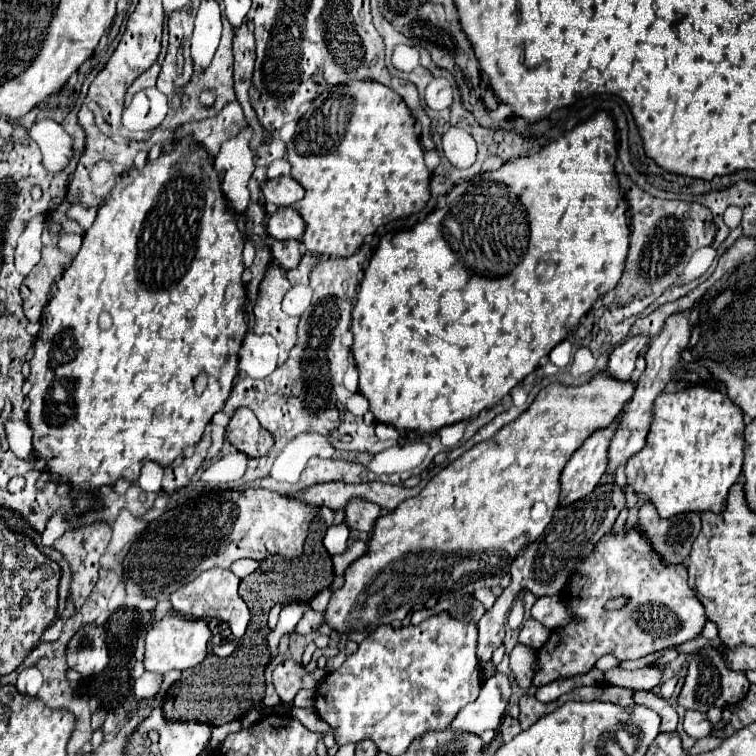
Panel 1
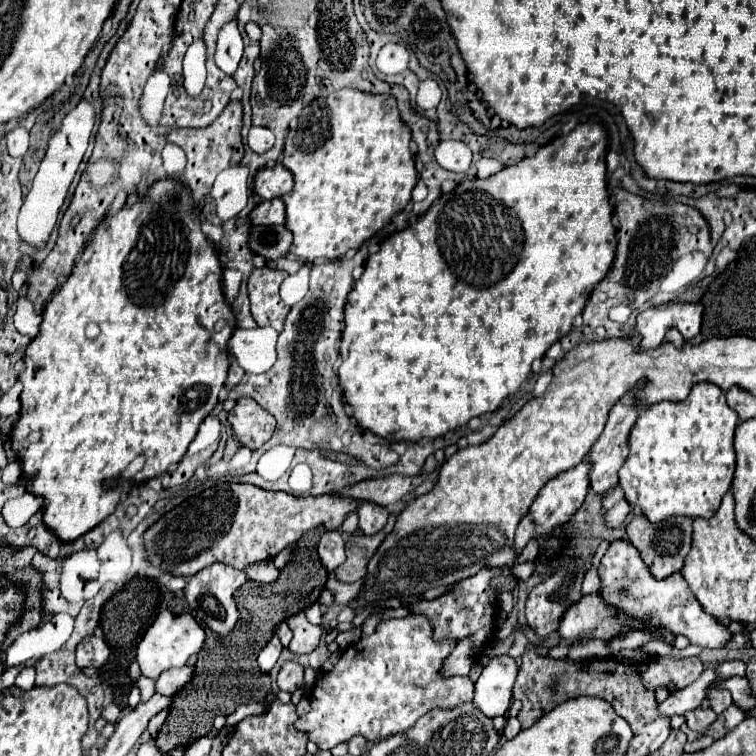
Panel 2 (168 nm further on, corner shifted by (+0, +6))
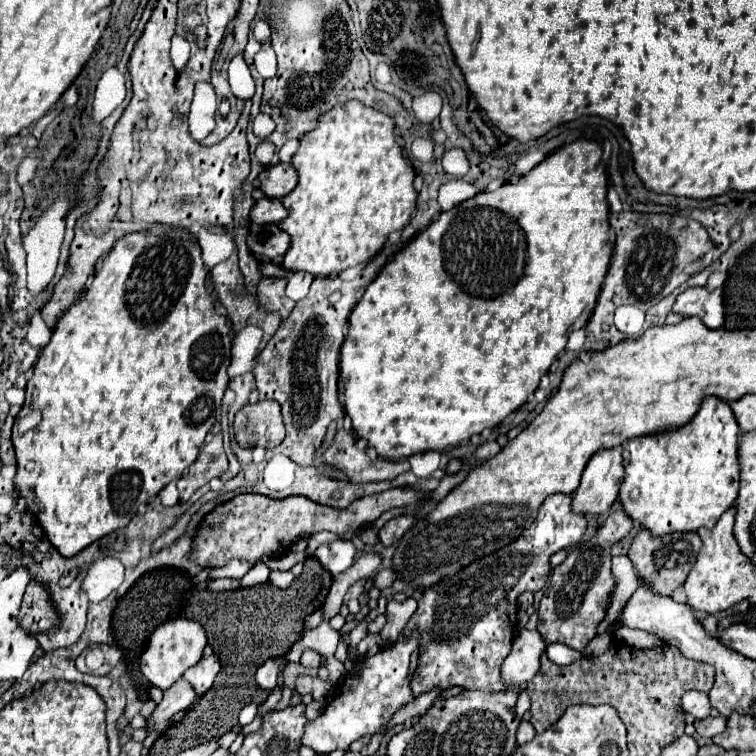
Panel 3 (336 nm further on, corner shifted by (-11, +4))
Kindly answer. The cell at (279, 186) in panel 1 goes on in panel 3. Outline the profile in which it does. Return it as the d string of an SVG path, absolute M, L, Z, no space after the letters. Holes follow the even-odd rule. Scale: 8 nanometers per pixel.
M276 163L276 165L266 167L258 175L258 181L260 181L260 189L266 197L282 199L296 187L298 173L290 163Z

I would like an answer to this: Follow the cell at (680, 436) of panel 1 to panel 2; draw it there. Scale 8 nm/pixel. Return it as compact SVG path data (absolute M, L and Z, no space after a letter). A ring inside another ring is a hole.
M695 383L685 401L661 401L643 409L629 435L629 457L619 469L619 485L625 491L625 499L639 505L643 515L655 523L671 515L713 517L735 473L733 435L737 421L739 417L727 405L725 393L713 383Z

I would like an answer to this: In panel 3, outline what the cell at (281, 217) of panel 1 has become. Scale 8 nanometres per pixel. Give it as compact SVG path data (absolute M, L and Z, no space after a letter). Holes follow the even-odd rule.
M262 197L256 201L256 205L250 209L250 219L252 223L278 223L282 219L286 219L286 213L284 211L284 205L280 199L268 199L268 197Z

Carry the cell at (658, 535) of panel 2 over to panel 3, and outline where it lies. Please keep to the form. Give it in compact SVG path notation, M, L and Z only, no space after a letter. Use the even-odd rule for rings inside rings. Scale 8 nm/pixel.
M640 529L640 533L632 541L628 557L636 569L638 579L644 585L648 585L652 593L672 595L672 591L678 589L686 581L690 569L696 563L696 555L698 555L700 547L702 547L702 539L698 537L698 533L670 533L660 539L652 539L652 535L648 535L648 531Z

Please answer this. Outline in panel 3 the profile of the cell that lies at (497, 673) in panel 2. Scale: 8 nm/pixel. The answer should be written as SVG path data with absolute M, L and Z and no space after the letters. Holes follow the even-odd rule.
M520 629L518 637L514 639L512 651L502 663L504 685L526 685L540 669L540 657L546 651L544 637L534 629Z

